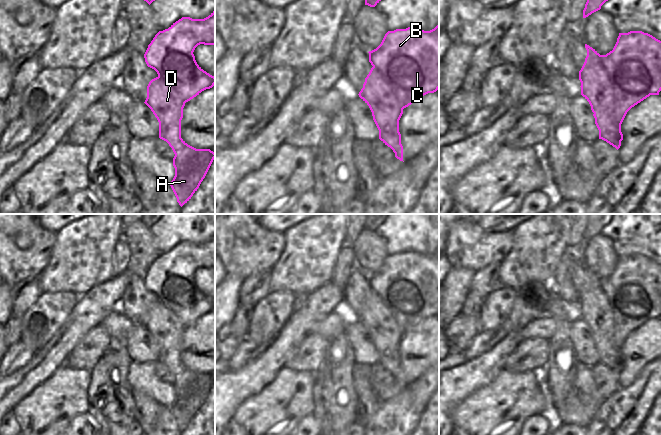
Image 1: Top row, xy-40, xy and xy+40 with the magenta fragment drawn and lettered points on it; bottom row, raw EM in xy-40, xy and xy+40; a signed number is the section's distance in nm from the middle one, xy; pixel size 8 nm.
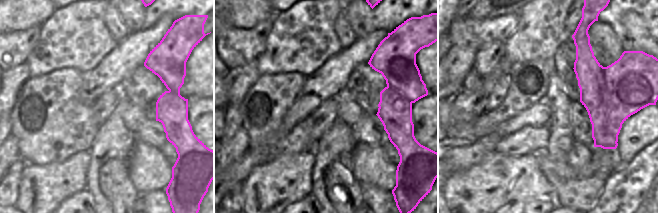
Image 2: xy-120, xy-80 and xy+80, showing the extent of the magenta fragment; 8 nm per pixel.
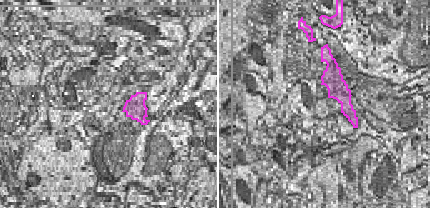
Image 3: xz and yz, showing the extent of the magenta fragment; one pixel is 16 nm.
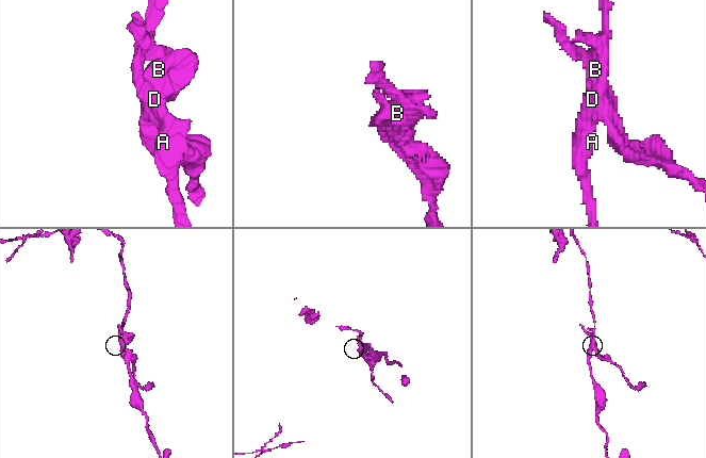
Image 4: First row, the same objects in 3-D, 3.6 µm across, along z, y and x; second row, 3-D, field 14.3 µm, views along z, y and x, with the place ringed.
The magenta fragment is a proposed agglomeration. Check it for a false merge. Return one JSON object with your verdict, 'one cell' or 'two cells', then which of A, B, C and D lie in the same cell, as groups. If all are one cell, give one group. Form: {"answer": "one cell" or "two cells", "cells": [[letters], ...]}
{"answer": "two cells", "cells": [["A", "D"], ["B", "C"]]}

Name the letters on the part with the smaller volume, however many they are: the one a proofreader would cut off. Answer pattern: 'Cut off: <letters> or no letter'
Cut off: B, C

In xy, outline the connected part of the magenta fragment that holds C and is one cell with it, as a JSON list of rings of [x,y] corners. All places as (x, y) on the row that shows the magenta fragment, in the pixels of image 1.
[[[439,24],[430,31],[412,27],[388,31],[381,44],[368,53],[369,62],[383,74],[403,108],[439,89]]]

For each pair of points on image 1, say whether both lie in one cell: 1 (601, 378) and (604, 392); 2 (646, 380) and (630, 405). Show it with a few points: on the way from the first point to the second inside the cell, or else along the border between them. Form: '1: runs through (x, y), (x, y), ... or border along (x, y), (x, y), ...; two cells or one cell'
1: runs through (604, 381), (604, 389); one cell
2: runs through (646, 386), (637, 395), (636, 399); one cell

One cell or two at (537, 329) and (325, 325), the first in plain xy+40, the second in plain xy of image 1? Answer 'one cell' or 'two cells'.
one cell

